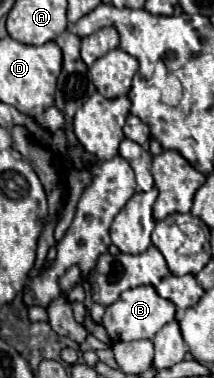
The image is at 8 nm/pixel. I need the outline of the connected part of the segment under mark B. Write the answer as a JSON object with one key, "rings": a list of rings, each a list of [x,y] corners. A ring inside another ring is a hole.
{"rings":[[[140,285],[140,287],[124,291],[118,297],[118,301],[114,301],[112,305],[106,307],[106,313],[102,317],[102,327],[106,329],[112,343],[134,341],[134,339],[152,339],[156,335],[156,331],[160,331],[166,323],[170,323],[174,319],[174,313],[176,313],[176,307],[170,301],[162,299],[152,285]]]}

